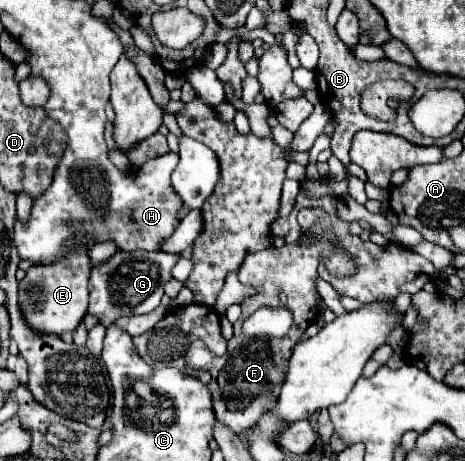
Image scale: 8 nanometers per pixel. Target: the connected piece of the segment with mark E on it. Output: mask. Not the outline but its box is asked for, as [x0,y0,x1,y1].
[19,252,93,332]

